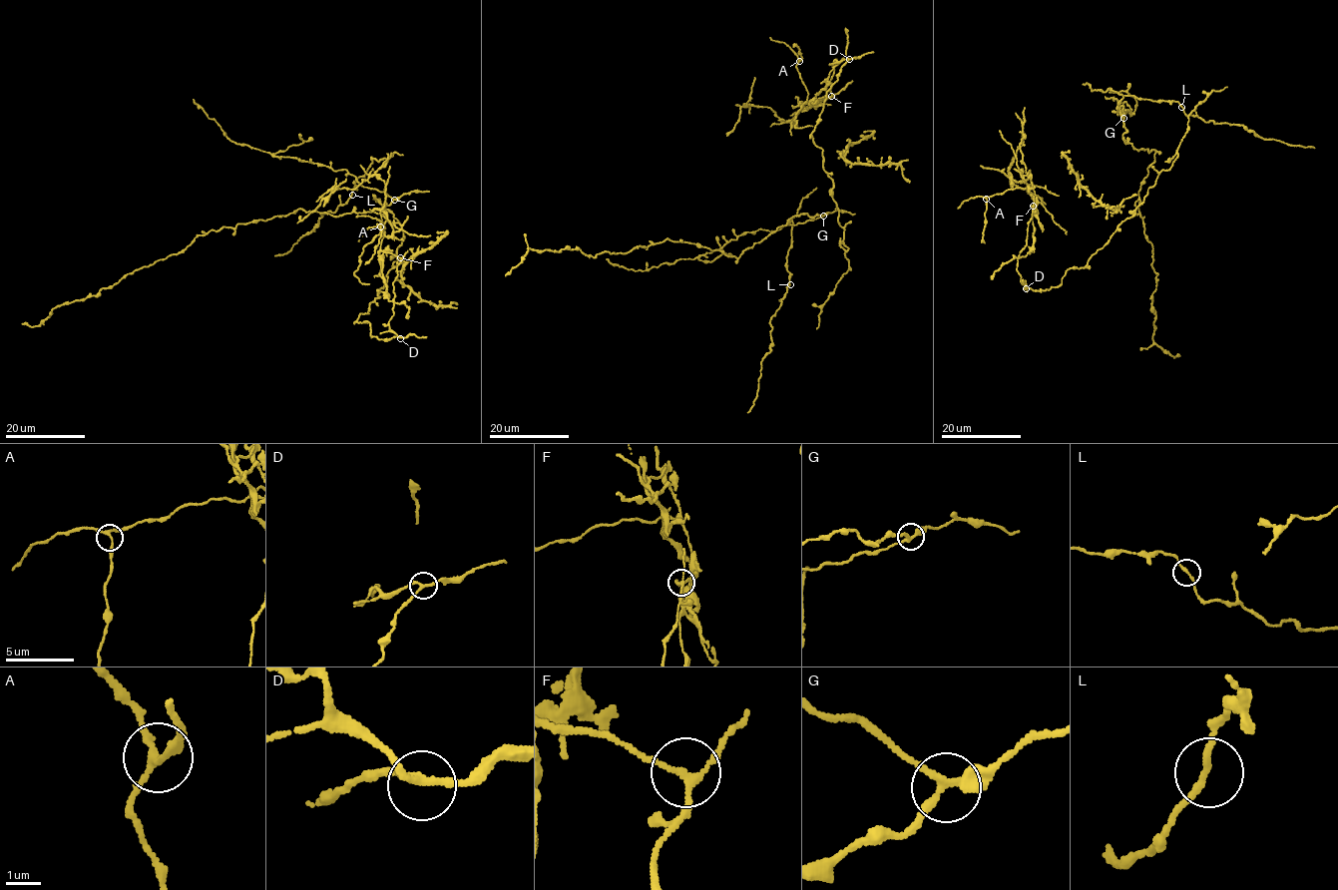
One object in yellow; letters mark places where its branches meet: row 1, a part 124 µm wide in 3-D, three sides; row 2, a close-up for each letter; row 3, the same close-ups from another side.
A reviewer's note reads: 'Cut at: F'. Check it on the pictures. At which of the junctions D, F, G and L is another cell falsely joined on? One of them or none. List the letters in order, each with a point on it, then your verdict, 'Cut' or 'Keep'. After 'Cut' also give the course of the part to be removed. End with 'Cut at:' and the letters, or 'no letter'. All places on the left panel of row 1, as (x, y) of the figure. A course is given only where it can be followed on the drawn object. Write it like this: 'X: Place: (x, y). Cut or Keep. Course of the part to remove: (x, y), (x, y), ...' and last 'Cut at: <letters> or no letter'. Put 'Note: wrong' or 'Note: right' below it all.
D: Place: (400, 338). Keep
F: Place: (400, 257). Cut. Course of the part to remove: (401, 257), (380, 249), (386, 215), (385, 182), (375, 175), (356, 188), (335, 188), (297, 222)
G: Place: (394, 200). Keep
L: Place: (352, 195). Keep
Cut at: F
Note: right

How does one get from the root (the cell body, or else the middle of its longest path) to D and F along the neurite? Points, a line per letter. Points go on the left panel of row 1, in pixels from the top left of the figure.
D: (390, 213), (403, 231), (397, 260), (380, 296), (357, 320), (369, 323), (372, 336), (400, 338)
F: (390, 213), (403, 231), (397, 260), (380, 296), (357, 320), (385, 340), (399, 337), (389, 326), (401, 257)

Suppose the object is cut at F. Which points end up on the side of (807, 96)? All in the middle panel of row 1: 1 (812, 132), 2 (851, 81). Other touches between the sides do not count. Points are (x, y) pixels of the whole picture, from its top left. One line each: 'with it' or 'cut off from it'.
1: cut off from it
2: with it

